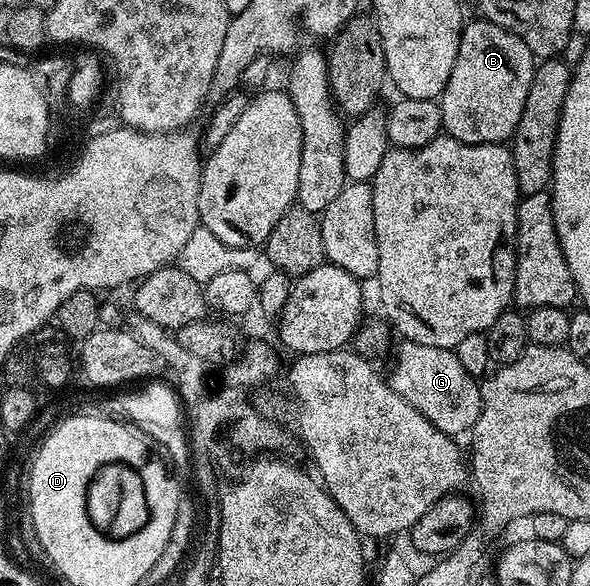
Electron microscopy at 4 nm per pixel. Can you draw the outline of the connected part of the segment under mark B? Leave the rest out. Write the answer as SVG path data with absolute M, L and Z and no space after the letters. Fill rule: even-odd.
M473 19L470 25L468 22L461 30L455 67L451 67L451 79L447 79L447 87L439 98L442 130L448 136L472 145L500 145L508 142L523 115L523 103L527 103L527 91L531 91L534 68L533 52L511 30L480 19Z

